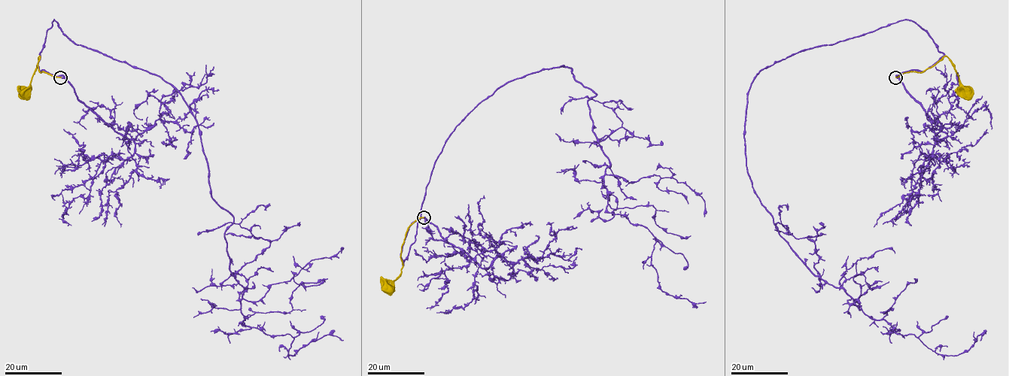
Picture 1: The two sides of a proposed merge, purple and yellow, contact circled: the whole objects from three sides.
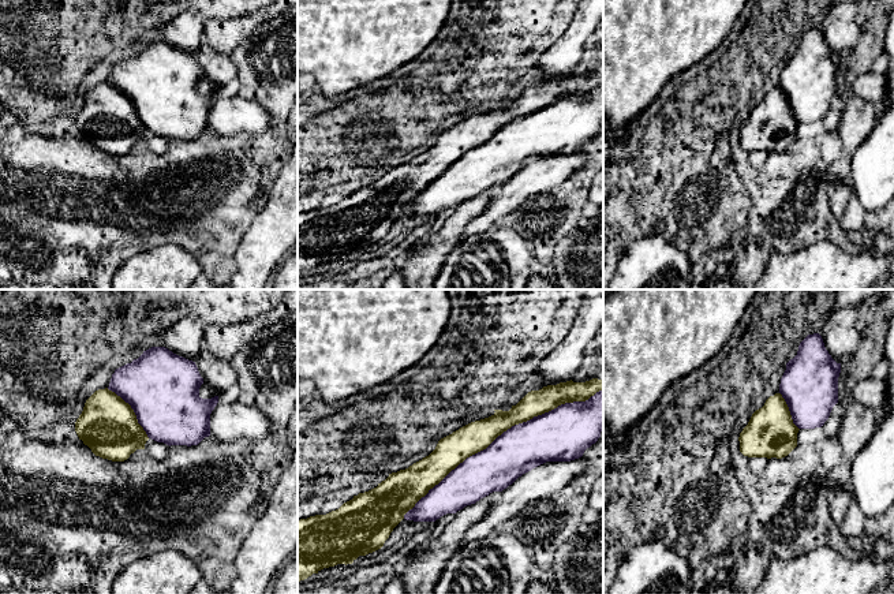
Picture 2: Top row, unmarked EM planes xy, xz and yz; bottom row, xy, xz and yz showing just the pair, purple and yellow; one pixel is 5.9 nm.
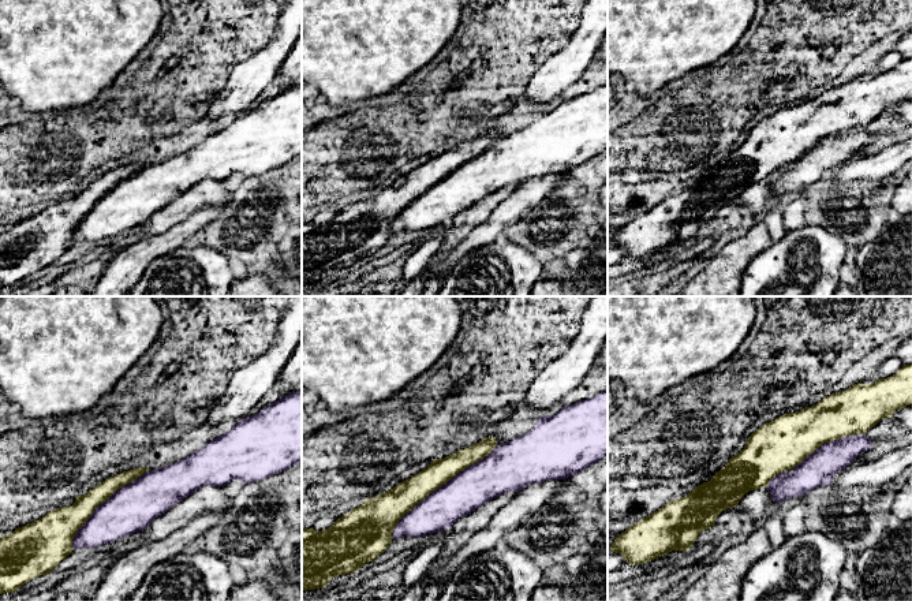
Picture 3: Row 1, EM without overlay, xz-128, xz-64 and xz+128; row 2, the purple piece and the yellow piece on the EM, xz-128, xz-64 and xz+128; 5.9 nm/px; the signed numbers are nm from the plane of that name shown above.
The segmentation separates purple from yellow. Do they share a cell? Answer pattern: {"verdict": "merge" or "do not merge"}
{"verdict": "merge"}

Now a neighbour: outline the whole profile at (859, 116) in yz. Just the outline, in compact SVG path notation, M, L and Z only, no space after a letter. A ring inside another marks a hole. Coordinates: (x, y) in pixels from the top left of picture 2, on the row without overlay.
M848 90L838 97L842 102L842 116L837 126L837 134L842 142L842 150L837 161L828 165L827 180L830 208L835 218L841 221L849 197L856 194L850 176L853 154L875 127L884 105L865 101Z

